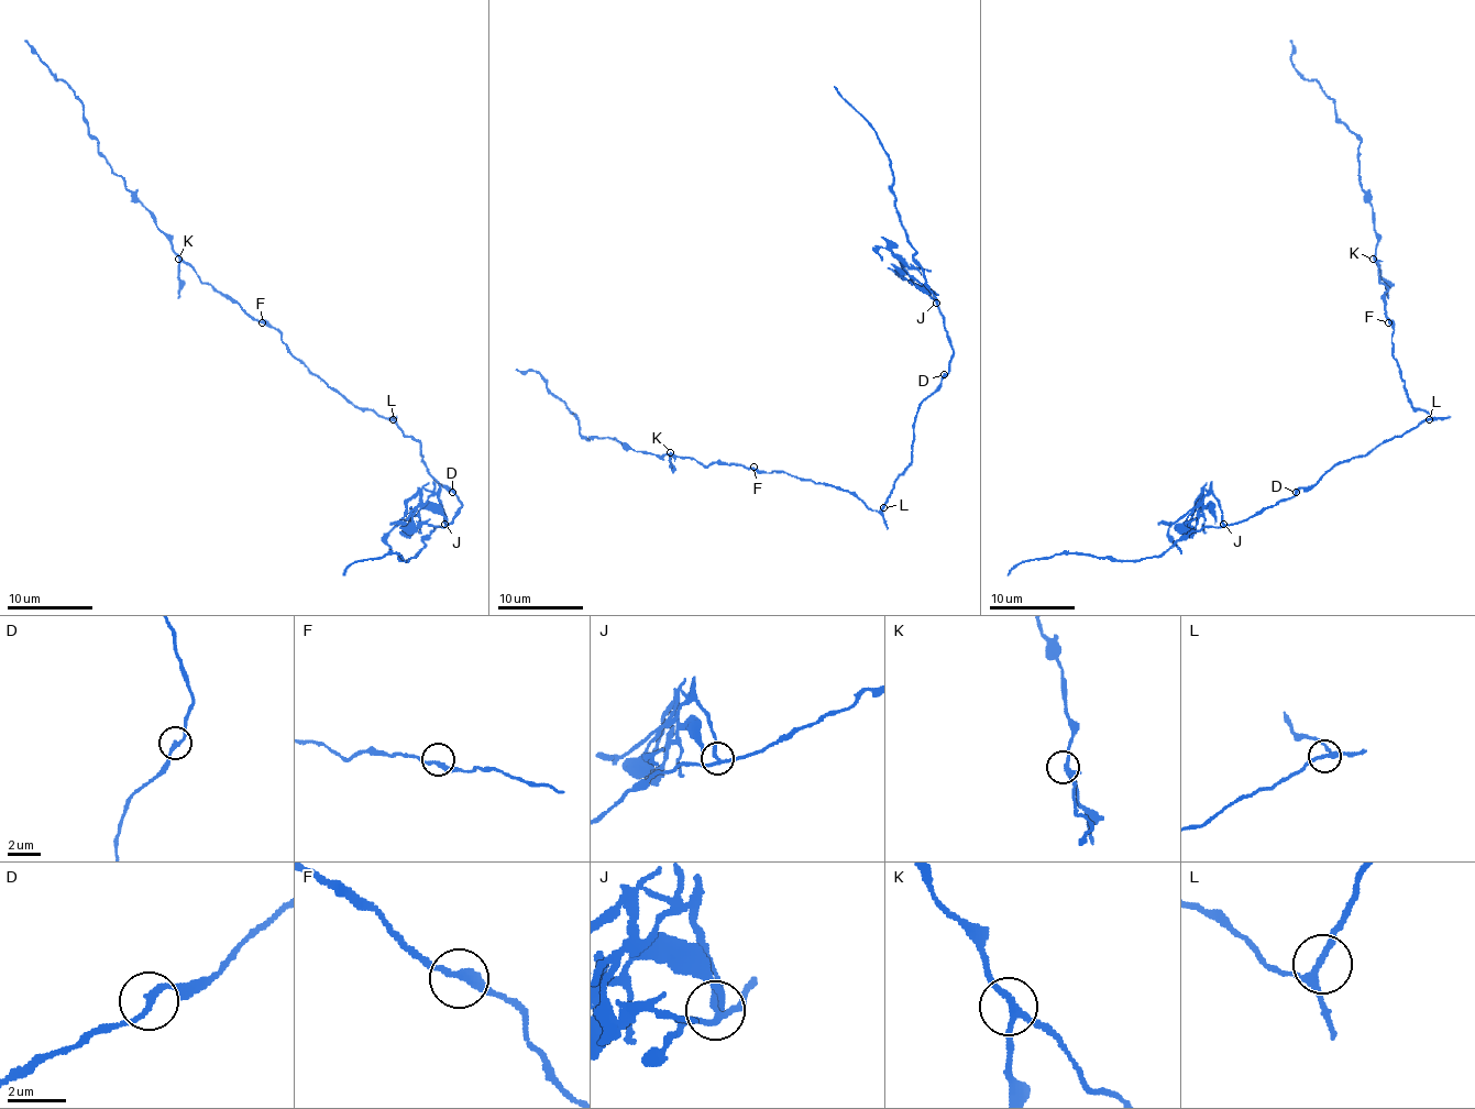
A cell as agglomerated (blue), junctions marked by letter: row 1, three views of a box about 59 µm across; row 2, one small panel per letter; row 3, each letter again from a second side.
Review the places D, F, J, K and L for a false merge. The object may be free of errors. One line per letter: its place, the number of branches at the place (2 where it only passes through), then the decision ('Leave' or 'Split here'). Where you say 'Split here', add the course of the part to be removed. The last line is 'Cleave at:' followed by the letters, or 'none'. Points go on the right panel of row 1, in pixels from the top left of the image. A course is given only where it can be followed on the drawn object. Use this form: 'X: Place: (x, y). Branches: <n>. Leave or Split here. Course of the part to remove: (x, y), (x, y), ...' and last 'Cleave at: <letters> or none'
D: Place: (1296, 492). Branches: 2. Leave
F: Place: (1388, 322). Branches: 2. Leave
J: Place: (1223, 524). Branches: 3. Split here. Course of the part to remove: (1223, 524), (1223, 512), (1217, 501), (1180, 515), (1169, 526), (1169, 533), (1182, 555)
K: Place: (1373, 259). Branches: 3. Leave
L: Place: (1429, 419). Branches: 3. Leave
Cleave at: J

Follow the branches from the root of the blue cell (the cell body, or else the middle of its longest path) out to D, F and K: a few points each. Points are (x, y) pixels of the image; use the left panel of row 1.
D: (367, 408), (391, 419), (406, 436), (416, 440), (427, 471), (452, 492)
F: (367, 408), (352, 404), (332, 391), (289, 350), (273, 327), (262, 322)
K: (367, 408), (332, 391), (273, 327), (253, 320), (178, 259)

